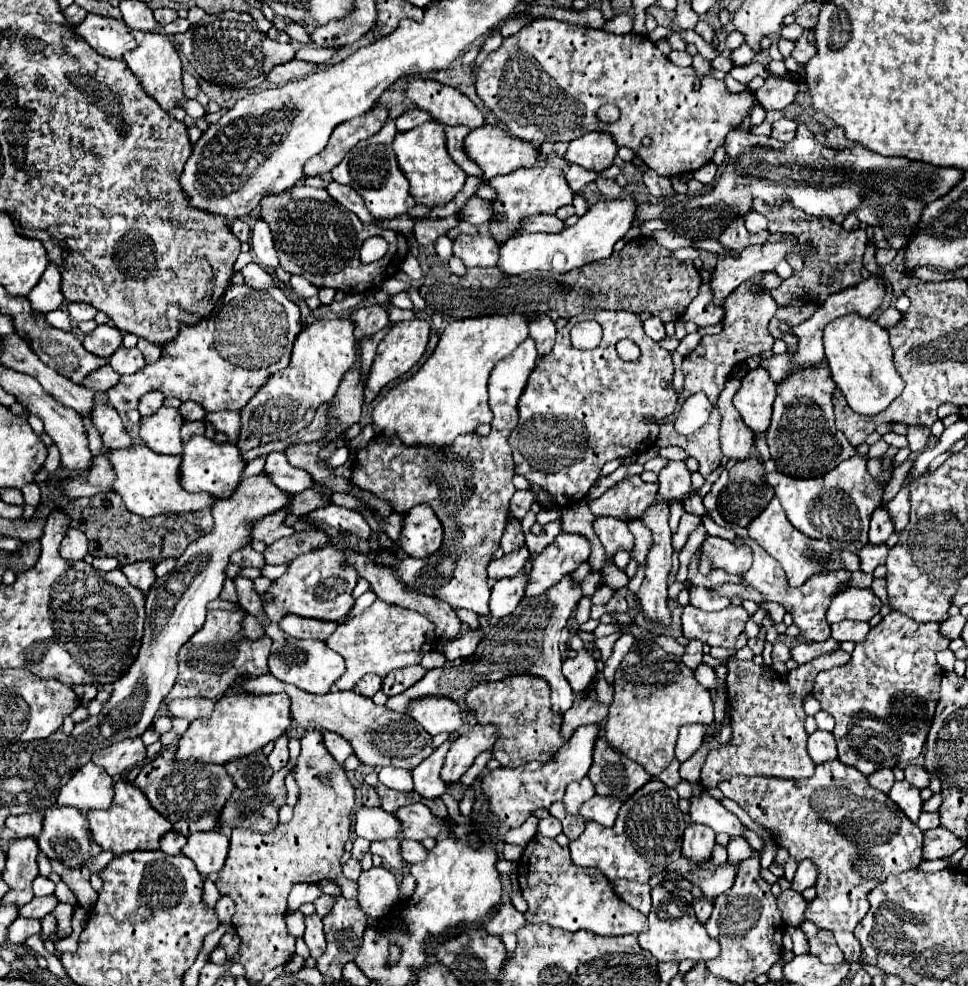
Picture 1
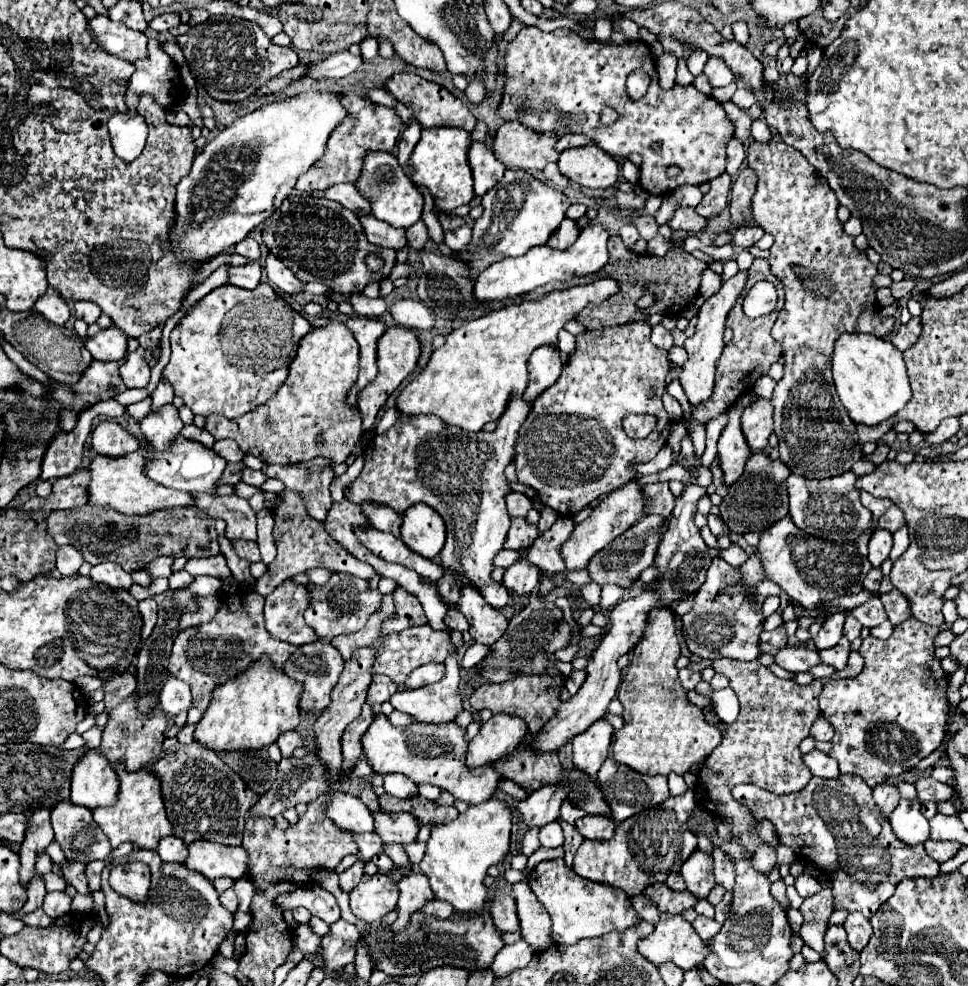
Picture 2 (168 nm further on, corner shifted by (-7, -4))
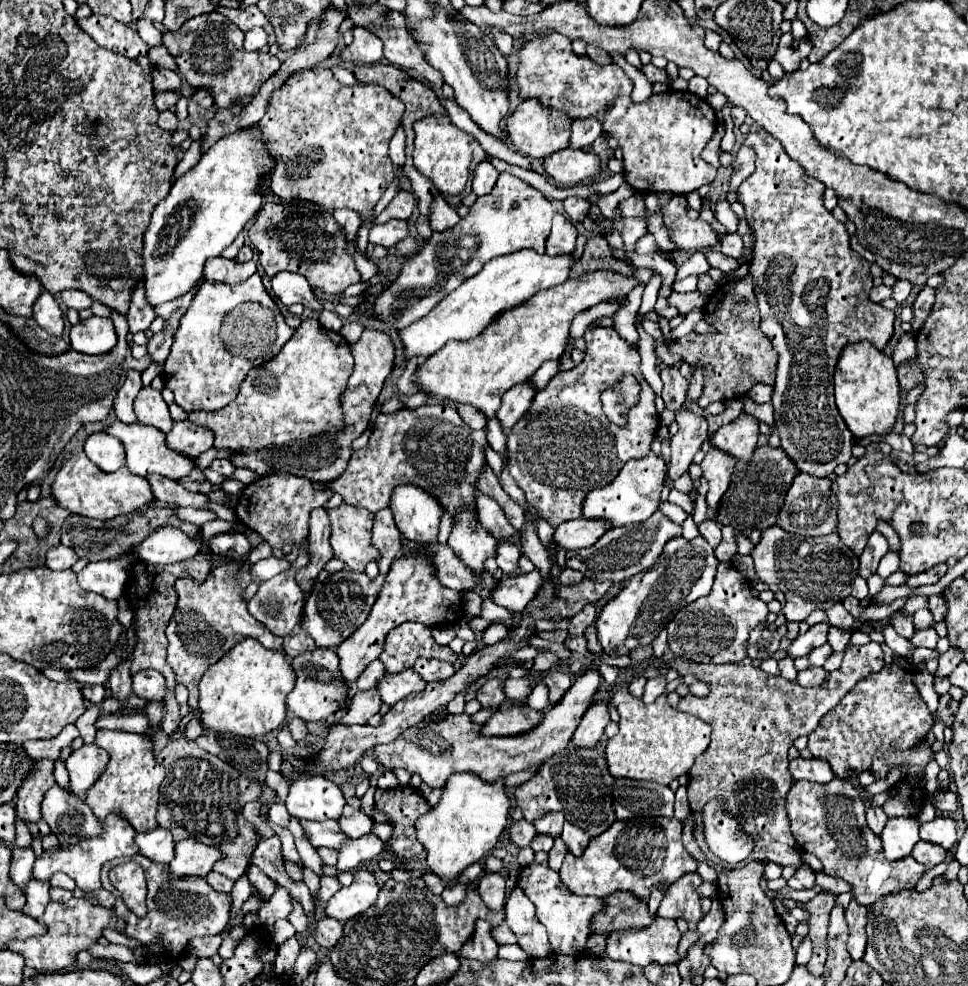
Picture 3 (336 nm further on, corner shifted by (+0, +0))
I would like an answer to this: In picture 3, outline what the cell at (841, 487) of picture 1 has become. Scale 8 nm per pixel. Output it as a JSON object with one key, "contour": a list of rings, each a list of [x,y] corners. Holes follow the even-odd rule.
{"contour":[[[798,472],[786,494],[786,502],[778,514],[776,524],[786,532],[794,532],[800,536],[826,536],[834,532],[838,524],[838,512],[836,512],[836,496],[832,492],[832,480],[812,478],[808,474]]]}

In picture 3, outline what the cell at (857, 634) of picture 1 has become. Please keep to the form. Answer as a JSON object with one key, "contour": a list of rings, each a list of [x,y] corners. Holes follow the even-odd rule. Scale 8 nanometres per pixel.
{"contour":[[[834,604],[826,614],[828,614],[828,620],[830,620],[832,626],[836,626],[836,628],[850,628],[850,630],[854,628],[854,618],[842,604]]]}

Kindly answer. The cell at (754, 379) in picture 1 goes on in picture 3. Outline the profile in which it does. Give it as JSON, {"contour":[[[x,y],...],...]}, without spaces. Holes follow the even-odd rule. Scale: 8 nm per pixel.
{"contour":[[[740,414],[736,420],[722,426],[710,442],[712,446],[732,454],[736,460],[750,460],[760,438],[758,424],[760,422],[754,416]]]}

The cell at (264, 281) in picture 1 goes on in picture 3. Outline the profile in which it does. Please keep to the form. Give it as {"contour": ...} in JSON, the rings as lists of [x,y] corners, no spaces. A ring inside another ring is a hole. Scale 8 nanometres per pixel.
{"contour":[[[210,258],[204,264],[204,276],[208,280],[216,282],[240,282],[248,280],[256,272],[256,262],[236,262],[236,260],[226,260],[226,258]]]}

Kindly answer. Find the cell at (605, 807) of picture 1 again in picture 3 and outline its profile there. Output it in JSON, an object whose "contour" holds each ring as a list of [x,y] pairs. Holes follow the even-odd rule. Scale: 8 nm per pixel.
{"contour":[[[564,822],[564,830],[562,830],[562,840],[566,842],[568,850],[576,856],[580,856],[584,852],[584,848],[588,846],[590,842],[590,836],[588,832],[582,832],[582,828],[576,828],[574,824],[568,824]]]}

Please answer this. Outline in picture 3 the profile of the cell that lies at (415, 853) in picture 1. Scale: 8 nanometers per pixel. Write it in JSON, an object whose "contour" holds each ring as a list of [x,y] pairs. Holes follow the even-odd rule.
{"contour":[[[366,834],[366,836],[358,838],[358,840],[350,840],[348,844],[344,844],[340,848],[338,868],[340,868],[340,872],[354,870],[354,866],[372,860],[382,850],[384,850],[384,844],[376,834]]]}

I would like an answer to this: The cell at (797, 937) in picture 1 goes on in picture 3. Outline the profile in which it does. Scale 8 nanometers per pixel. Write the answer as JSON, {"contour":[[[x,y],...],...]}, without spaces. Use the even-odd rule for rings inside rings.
{"contour":[[[804,936],[802,944],[800,944],[798,950],[796,950],[796,962],[798,962],[798,964],[808,964],[810,956],[812,956],[812,942]]]}

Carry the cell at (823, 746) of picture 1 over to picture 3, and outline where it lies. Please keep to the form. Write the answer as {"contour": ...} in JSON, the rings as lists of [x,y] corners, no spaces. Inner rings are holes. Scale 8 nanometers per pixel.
{"contour":[[[794,758],[790,760],[790,772],[794,782],[798,780],[810,780],[810,782],[828,782],[834,778],[834,772],[828,762],[818,758]]]}

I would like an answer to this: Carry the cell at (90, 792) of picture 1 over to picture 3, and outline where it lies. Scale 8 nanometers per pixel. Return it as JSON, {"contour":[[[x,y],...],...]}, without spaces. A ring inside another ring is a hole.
{"contour":[[[84,744],[82,748],[74,750],[66,760],[70,774],[70,792],[84,800],[86,790],[92,788],[92,784],[102,776],[108,760],[108,752],[98,748],[96,744]]]}

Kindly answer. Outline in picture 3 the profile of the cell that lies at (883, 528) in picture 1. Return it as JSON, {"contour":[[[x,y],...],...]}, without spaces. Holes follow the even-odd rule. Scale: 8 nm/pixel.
{"contour":[[[872,532],[868,538],[868,544],[860,556],[860,576],[870,578],[870,574],[876,572],[880,558],[888,552],[888,542],[880,532]]]}

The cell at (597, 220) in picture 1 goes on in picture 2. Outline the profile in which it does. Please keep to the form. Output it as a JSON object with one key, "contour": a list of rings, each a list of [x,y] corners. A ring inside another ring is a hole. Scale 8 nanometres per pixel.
{"contour":[[[591,224],[591,226],[583,228],[583,232],[579,234],[579,240],[567,250],[553,250],[549,246],[531,248],[523,256],[517,256],[517,258],[509,256],[509,258],[503,258],[503,260],[491,264],[491,268],[485,268],[475,280],[475,302],[491,304],[497,300],[523,296],[553,280],[571,280],[573,276],[595,274],[607,264],[607,260],[609,260],[607,232],[597,224]]]}

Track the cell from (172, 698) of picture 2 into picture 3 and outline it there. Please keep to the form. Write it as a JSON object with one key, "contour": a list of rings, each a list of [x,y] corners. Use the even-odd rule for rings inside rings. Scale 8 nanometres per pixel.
{"contour":[[[142,670],[136,676],[132,676],[132,692],[138,698],[144,698],[146,702],[164,702],[164,676],[160,676],[160,672],[156,670]]]}

